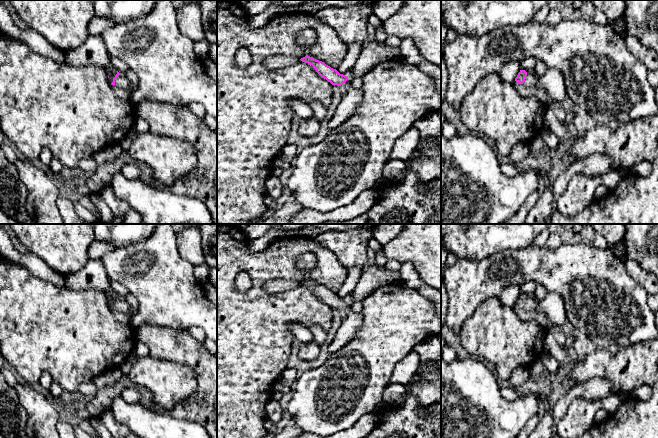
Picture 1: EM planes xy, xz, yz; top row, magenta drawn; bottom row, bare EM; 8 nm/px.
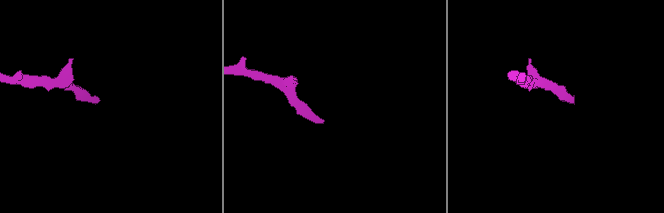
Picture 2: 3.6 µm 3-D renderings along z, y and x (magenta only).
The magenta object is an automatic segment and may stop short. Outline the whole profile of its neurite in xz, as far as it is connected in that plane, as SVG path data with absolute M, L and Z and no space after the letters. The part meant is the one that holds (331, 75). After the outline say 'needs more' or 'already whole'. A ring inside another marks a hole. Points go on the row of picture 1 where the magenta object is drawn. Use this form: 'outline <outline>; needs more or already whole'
outline M308 55L300 60L312 65L316 72L332 85L340 87L342 93L341 102L328 122L328 127L330 129L338 127L349 119L360 106L362 102L361 89L354 88L351 85L348 76L340 74L336 69L331 68L322 61L316 60Z; needs more

